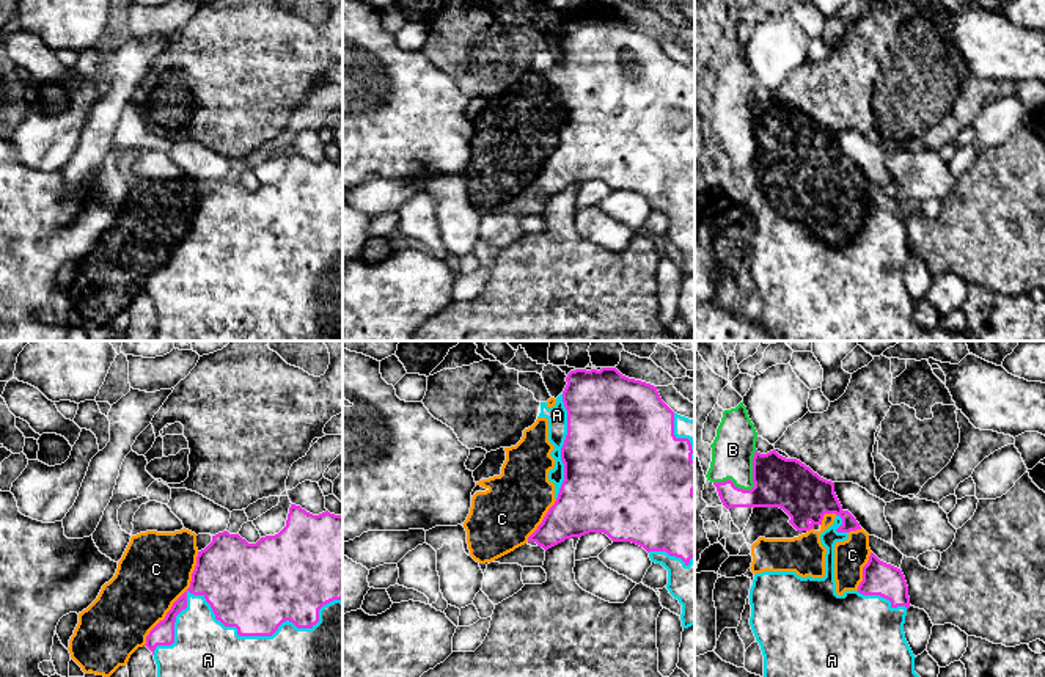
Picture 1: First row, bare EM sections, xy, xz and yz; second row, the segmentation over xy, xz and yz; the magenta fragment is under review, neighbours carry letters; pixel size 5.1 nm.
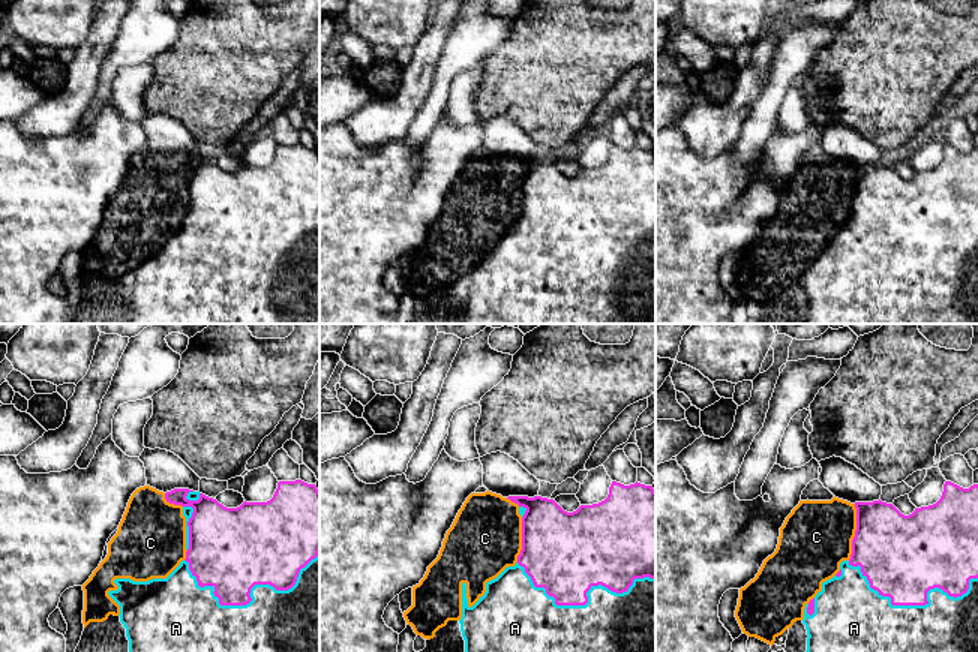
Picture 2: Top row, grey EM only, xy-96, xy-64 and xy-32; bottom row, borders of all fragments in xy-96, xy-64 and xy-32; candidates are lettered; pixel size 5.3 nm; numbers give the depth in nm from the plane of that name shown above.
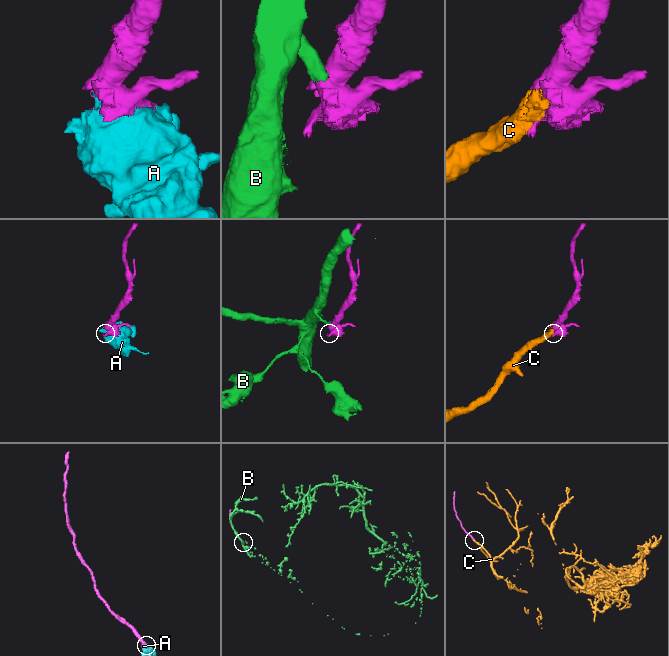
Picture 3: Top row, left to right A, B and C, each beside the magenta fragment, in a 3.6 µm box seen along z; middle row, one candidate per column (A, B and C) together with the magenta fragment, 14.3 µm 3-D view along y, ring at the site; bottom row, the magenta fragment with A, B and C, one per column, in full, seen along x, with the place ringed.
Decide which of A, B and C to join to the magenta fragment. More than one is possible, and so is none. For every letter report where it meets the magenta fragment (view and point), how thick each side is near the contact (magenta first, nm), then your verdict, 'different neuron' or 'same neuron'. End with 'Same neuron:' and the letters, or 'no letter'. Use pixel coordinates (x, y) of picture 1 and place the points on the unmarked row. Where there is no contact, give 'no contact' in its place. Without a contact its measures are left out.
A: meets magenta in xy at (231, 274); 460 nm thick on the magenta side, 460 nm on the other; different neuron
B: meets magenta in yz at (753, 135); 260 nm thick on the magenta side, 220 nm on the other; different neuron
C: meets magenta in xy at (178, 247); 280 nm thick on the magenta side, 380 nm on the other; same neuron
Same neuron: C

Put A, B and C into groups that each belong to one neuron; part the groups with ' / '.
A B / C

